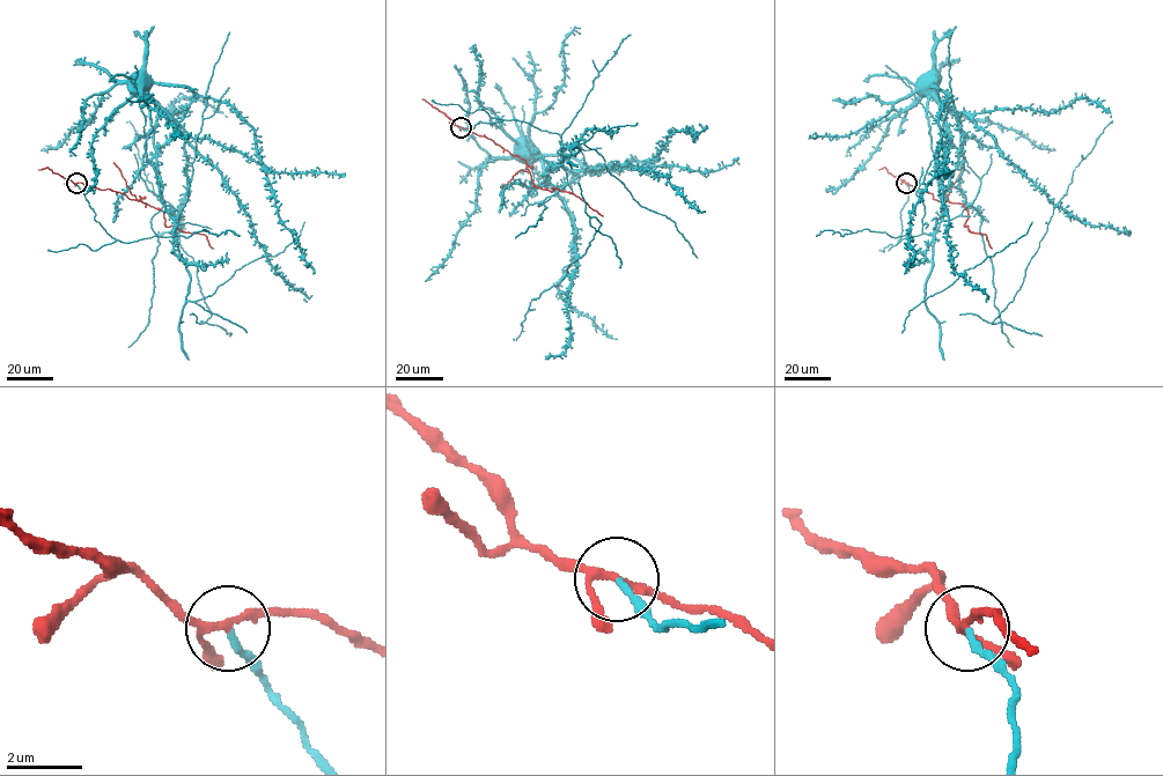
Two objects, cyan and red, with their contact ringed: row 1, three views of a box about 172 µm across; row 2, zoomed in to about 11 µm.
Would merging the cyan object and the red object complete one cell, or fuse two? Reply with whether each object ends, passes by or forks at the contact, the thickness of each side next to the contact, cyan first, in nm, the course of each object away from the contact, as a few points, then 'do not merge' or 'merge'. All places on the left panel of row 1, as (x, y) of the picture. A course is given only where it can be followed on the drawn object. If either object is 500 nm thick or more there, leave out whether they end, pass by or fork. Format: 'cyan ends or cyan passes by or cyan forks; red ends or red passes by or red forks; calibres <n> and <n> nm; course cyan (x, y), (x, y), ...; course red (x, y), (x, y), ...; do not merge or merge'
cyan ends; red forks; calibres 190 and 170 nm; course cyan (75, 184), (112, 237), (130, 243), (174, 235), (174, 219), (145, 149), (148, 105), (134, 81); course red (75, 183), (140, 199), (163, 213), (166, 226), (203, 234), (213, 249); do not merge

